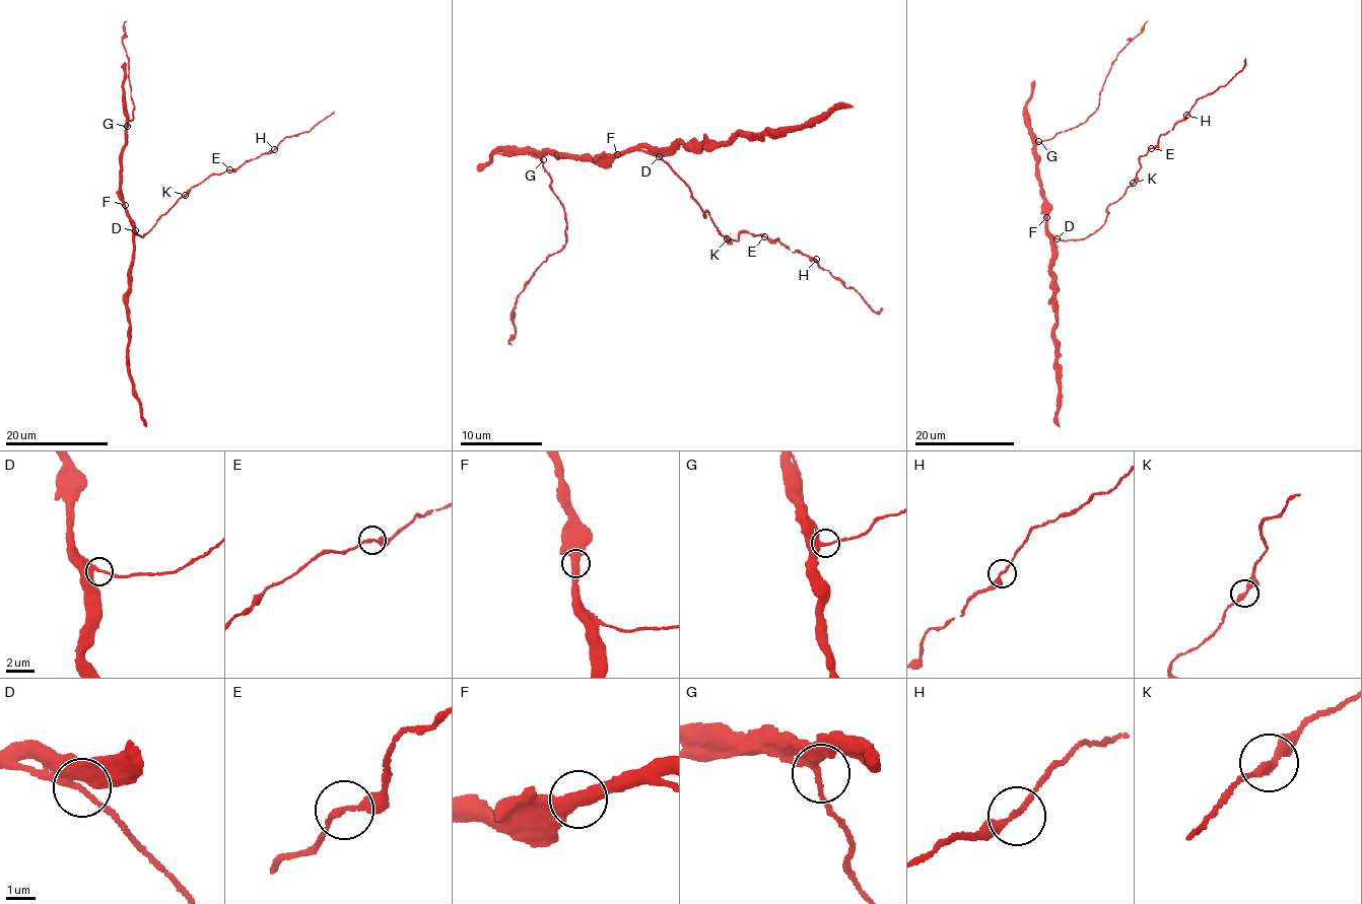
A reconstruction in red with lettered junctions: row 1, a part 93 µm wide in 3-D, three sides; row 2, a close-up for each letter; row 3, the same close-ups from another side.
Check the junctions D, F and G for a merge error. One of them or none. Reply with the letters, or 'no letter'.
no letter

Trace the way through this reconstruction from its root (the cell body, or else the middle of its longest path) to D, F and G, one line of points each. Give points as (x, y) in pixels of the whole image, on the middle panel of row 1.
D: (688, 187), (658, 155)
F: (688, 187), (665, 161), (655, 155), (640, 150), (617, 154)
G: (688, 187), (665, 161), (640, 150), (583, 160), (560, 159), (559, 155), (547, 153), (541, 154), (543, 159)

